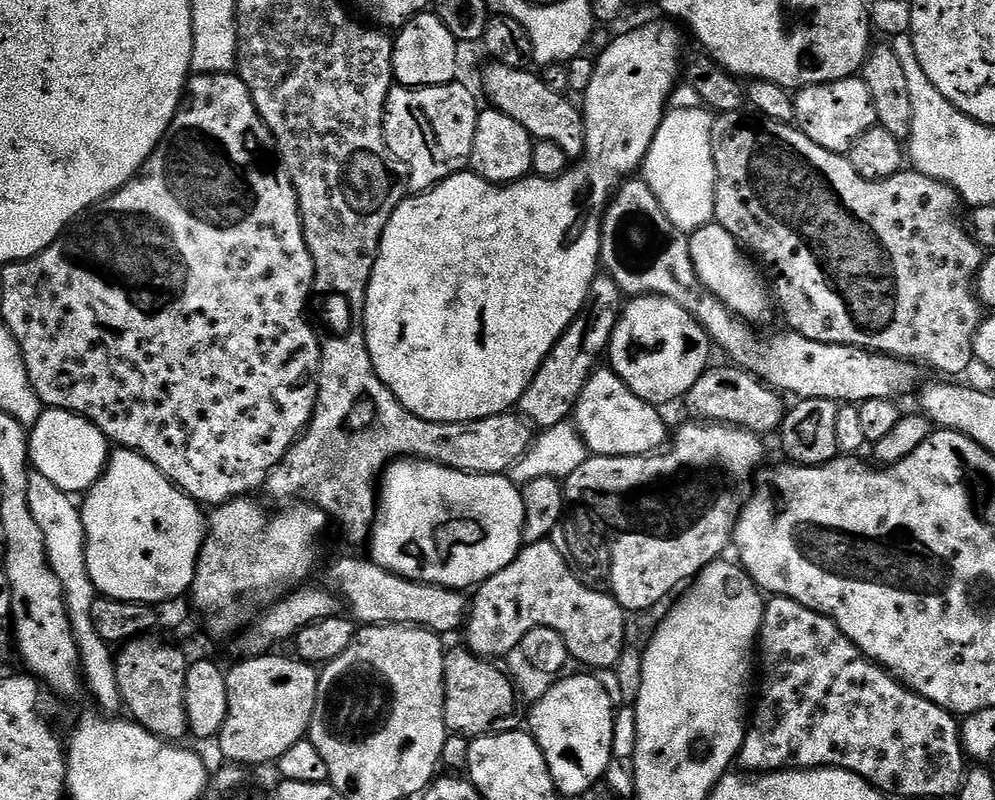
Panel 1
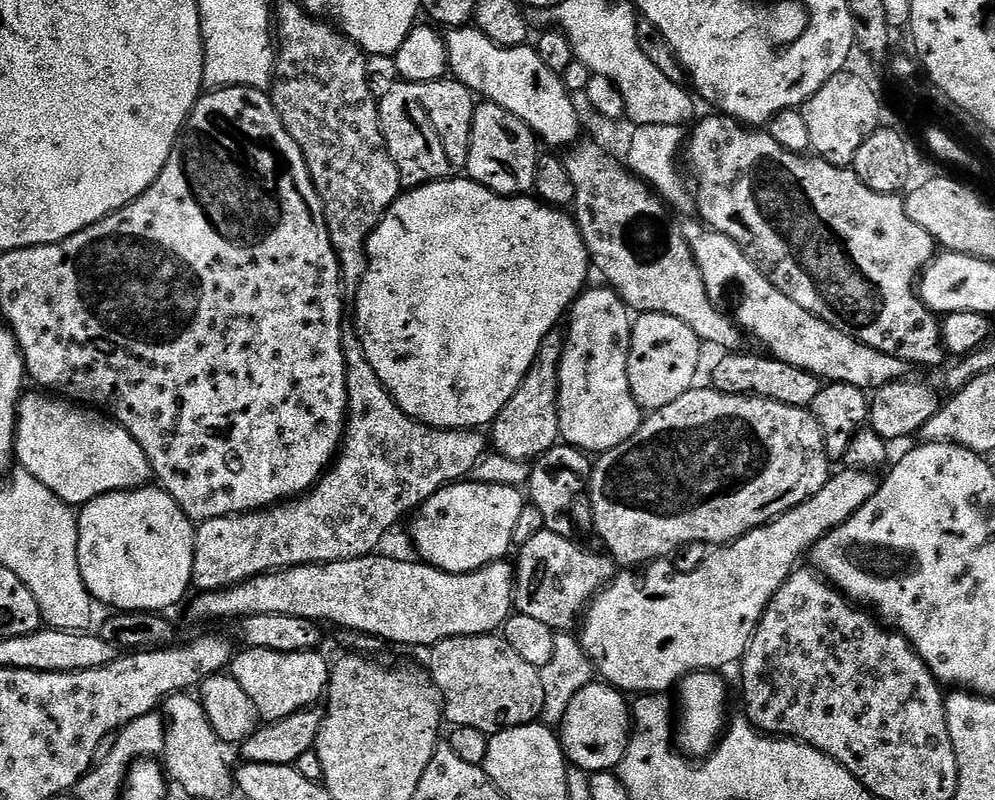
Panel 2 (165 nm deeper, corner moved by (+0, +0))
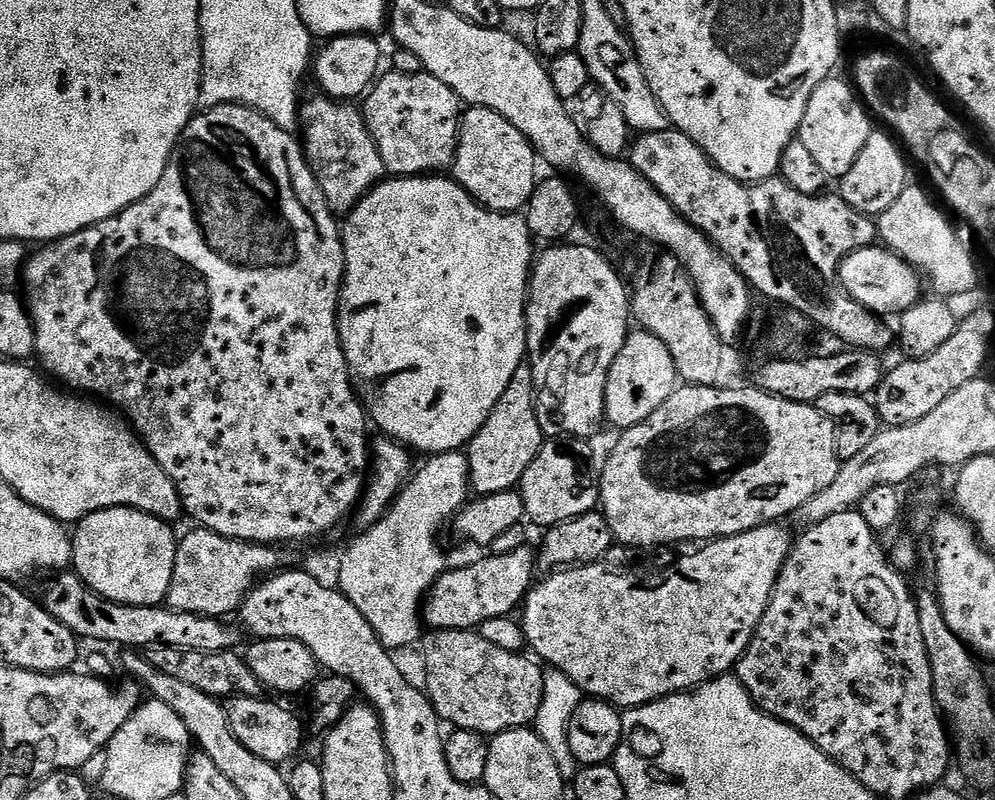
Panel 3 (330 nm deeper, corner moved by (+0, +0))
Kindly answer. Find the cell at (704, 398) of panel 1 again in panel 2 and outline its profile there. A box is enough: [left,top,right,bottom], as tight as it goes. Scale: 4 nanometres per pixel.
[711,351,822,409]

